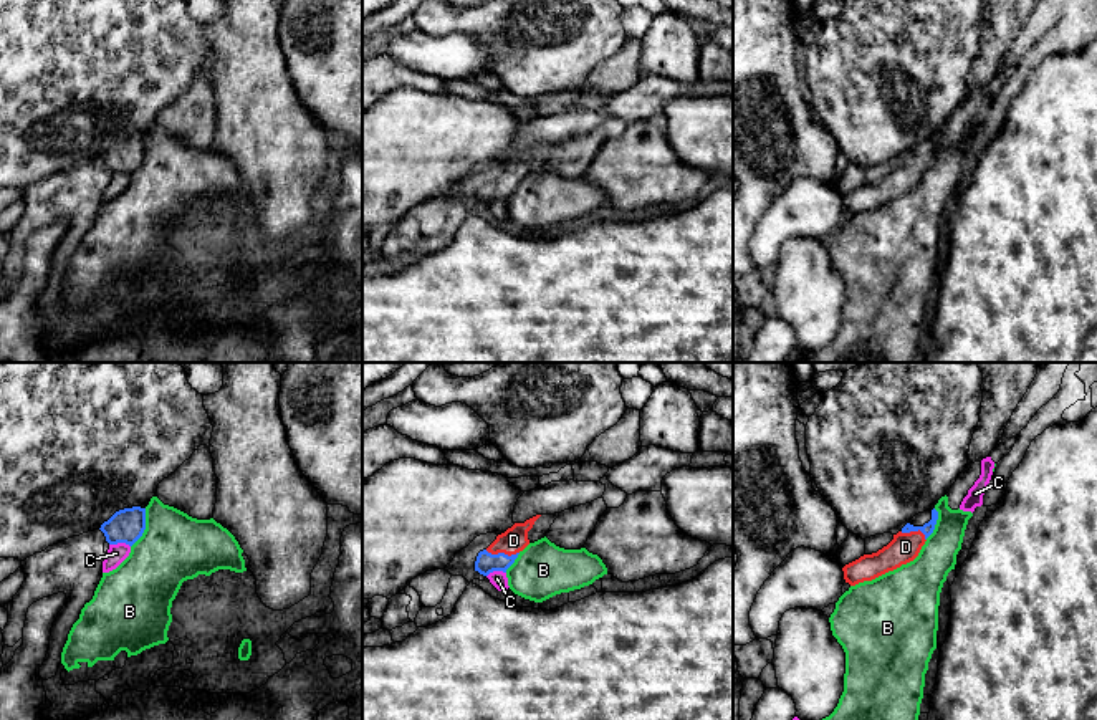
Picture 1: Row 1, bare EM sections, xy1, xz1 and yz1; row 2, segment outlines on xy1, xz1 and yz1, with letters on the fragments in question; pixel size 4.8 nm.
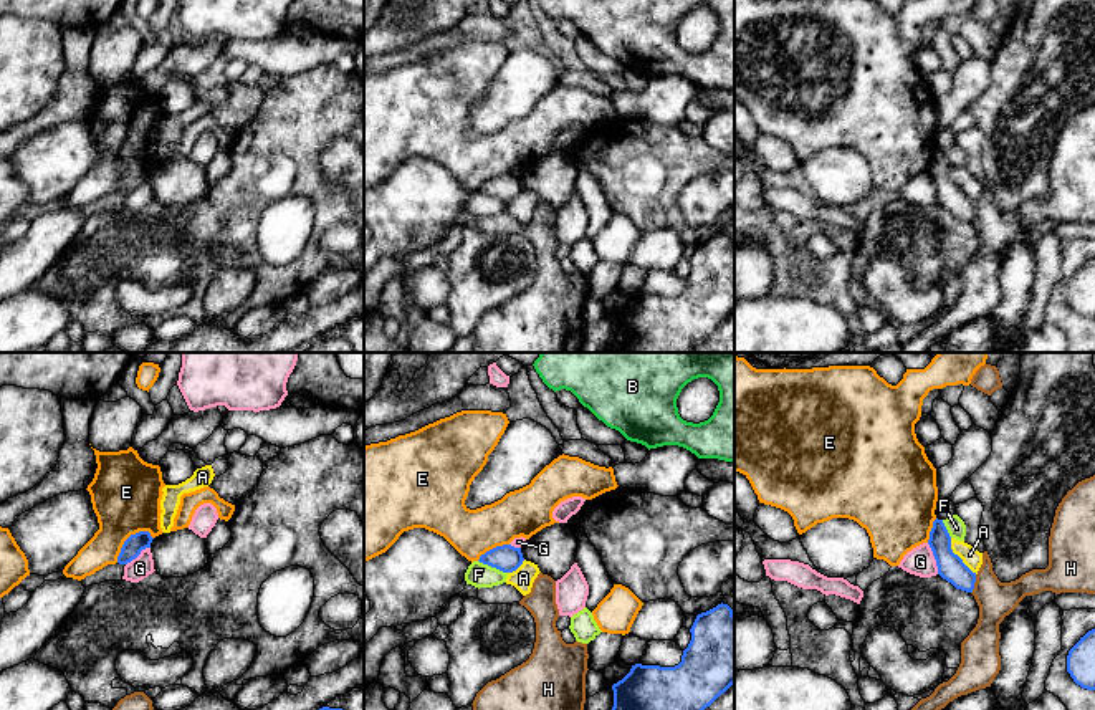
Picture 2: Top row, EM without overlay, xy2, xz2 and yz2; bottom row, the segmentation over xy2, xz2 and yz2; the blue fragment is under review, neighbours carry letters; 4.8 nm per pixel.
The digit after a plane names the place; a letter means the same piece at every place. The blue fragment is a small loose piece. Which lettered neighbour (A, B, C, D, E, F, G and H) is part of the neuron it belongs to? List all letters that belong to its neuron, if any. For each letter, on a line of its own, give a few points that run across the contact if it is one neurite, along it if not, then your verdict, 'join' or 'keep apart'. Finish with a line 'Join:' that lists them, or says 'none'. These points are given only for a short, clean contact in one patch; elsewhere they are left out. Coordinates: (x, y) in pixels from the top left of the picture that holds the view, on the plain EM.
A: line yz2 (950, 167), (950, 177), (976, 202); keep apart
B: line xy1 (146, 138), (146, 158), (131, 176); keep apart
C: keep apart
D: line xz1 (485, 192), (502, 182), (513, 169); join
E: keep apart
F: keep apart
G: keep apart
H: keep apart
Join: D

